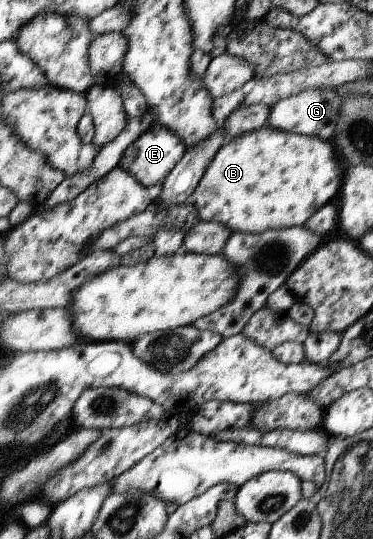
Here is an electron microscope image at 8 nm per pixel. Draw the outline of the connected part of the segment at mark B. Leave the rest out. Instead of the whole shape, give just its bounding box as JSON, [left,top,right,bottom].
[190,125,346,234]

